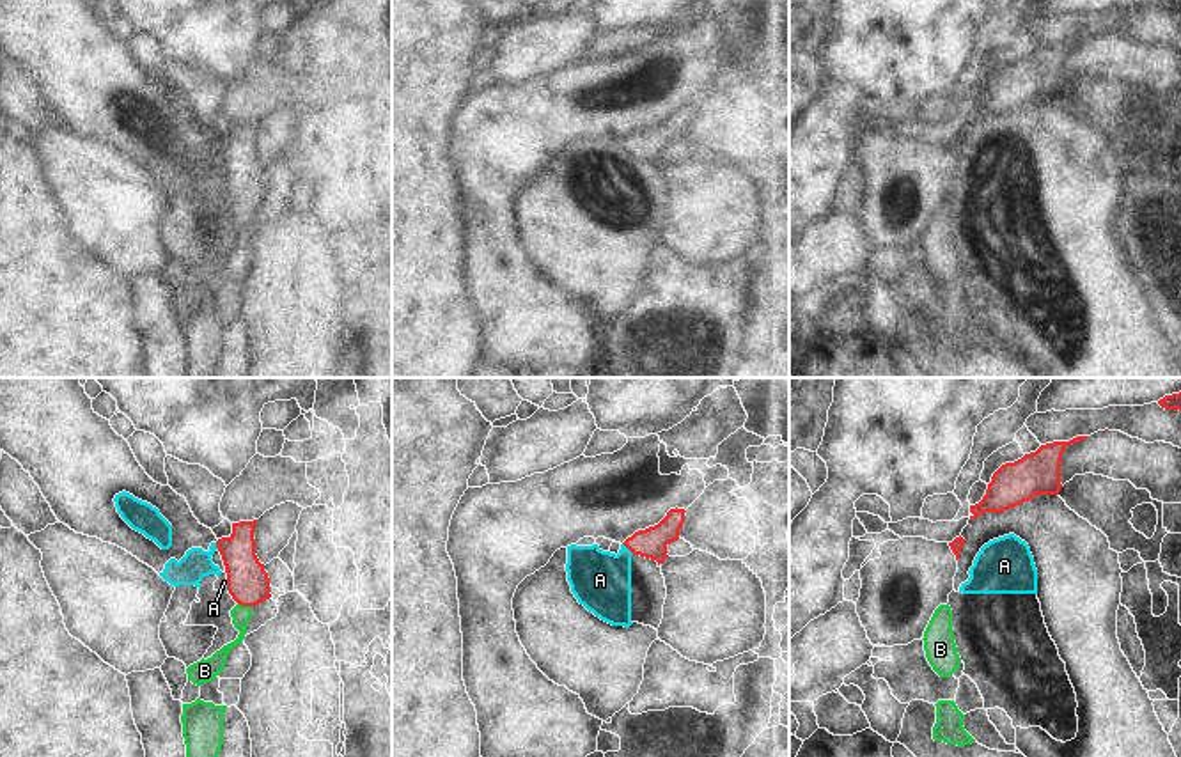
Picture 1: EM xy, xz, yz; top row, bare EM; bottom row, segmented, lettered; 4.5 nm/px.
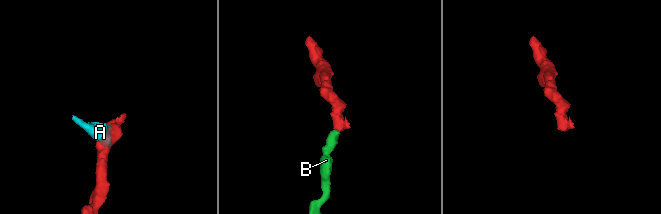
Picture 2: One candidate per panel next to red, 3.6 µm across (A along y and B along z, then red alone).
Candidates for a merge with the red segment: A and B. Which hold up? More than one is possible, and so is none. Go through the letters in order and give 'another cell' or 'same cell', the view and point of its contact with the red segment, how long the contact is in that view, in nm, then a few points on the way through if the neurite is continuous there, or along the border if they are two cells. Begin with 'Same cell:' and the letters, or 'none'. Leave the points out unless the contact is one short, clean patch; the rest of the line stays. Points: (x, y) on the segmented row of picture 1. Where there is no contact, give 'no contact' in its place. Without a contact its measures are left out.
Same cell: B
A: another cell; contact xz (628, 548); length 80 nm; border xz (623, 543), (633, 554)
B: same cell; contact xy (245, 605); length 70 nm; way xy (247, 582), (245, 605), (240, 614)

